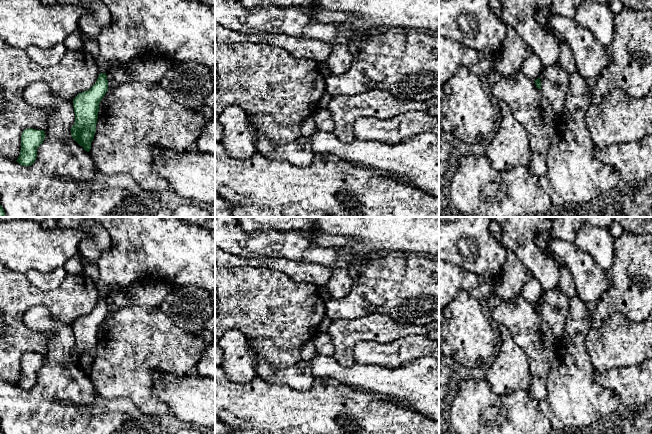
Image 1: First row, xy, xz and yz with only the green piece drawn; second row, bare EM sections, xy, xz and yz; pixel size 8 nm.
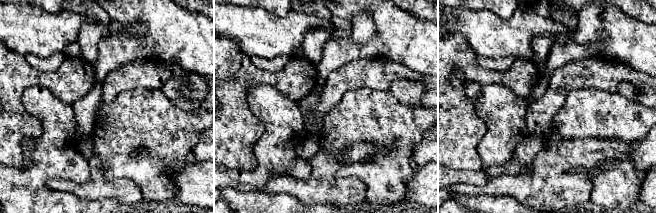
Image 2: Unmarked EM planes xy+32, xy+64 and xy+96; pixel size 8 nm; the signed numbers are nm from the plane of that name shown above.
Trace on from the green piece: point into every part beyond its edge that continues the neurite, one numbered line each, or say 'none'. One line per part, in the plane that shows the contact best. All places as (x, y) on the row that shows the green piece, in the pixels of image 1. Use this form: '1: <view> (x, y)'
none

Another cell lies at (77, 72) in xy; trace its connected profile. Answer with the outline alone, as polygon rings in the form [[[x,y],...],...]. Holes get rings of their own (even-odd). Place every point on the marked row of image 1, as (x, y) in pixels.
[[[0,38],[0,156],[17,160],[21,150],[21,135],[25,129],[45,130],[50,120],[50,110],[30,105],[23,97],[27,86],[33,82],[45,82],[51,92],[66,101],[92,88],[99,76],[96,58],[83,50],[67,50],[60,63],[42,67],[34,62],[25,50],[8,45]]]

